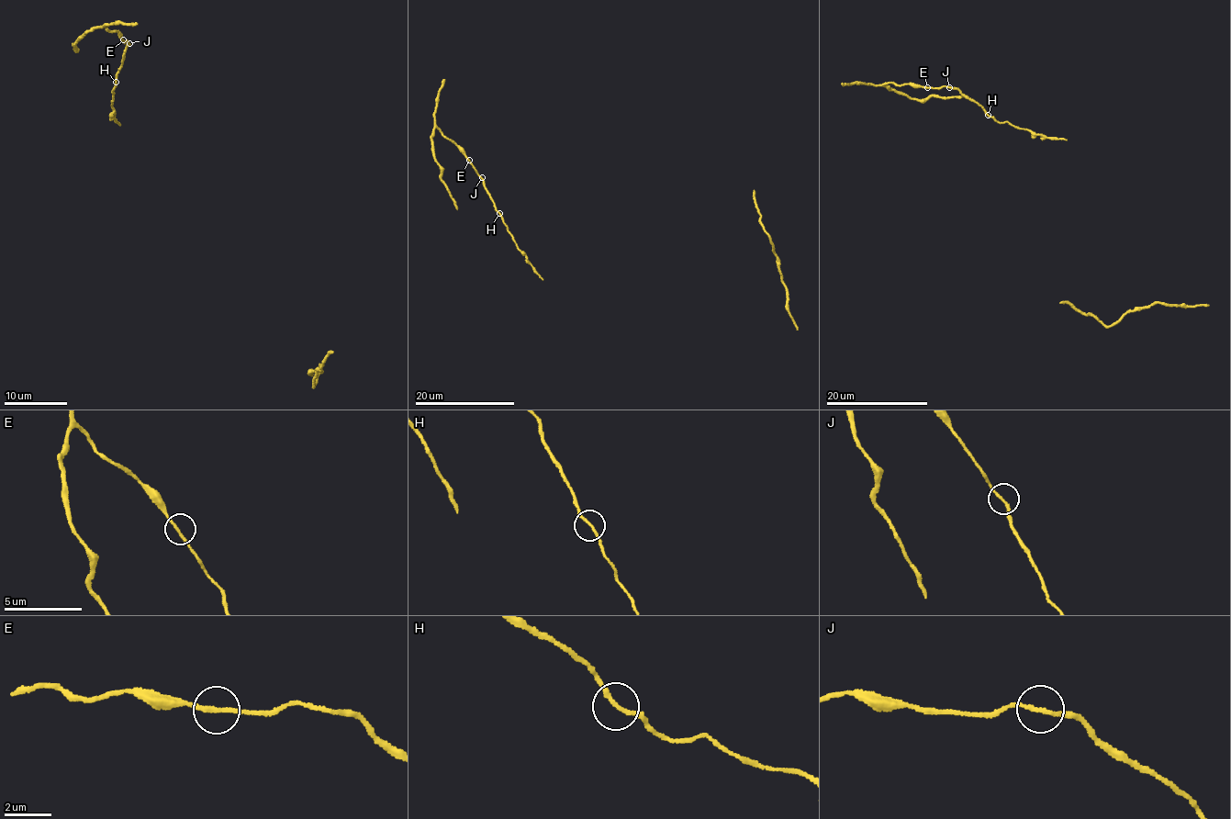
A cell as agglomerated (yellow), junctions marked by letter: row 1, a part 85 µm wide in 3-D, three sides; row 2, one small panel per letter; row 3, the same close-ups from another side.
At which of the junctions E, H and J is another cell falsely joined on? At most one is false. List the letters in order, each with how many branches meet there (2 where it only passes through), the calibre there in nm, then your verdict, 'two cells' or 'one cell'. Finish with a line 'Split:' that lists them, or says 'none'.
E: branches 2; calibre 180 nm; one cell
H: branches 2; calibre 170 nm; two cells
J: branches 2; calibre 170 nm; one cell
Split: H

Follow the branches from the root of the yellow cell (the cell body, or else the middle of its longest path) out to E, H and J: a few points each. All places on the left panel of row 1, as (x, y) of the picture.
E: (120, 125), (115, 117), (112, 100), (116, 78), (126, 47), (129, 45), (123, 39)
H: (120, 125), (116, 121), (112, 105), (115, 82)
J: (120, 125), (115, 117), (112, 91), (129, 43)

